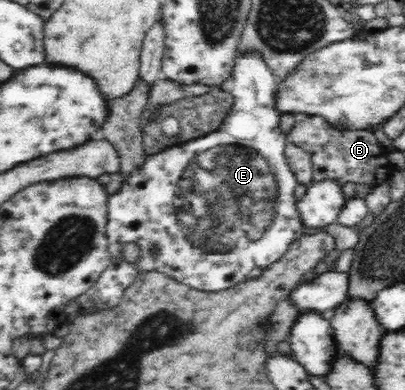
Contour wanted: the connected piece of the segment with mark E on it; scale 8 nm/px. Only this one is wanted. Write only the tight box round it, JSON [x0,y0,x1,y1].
[76,55,304,315]

